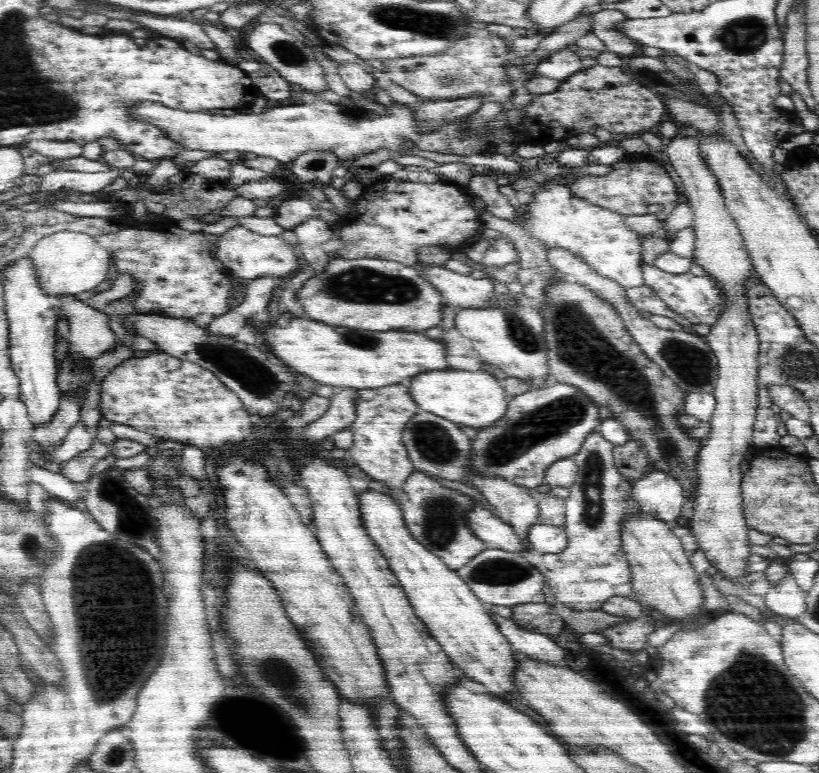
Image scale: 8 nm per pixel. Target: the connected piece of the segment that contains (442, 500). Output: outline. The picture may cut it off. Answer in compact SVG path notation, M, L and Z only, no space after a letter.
M415 471L396 492L396 501L402 509L405 526L412 537L444 561L449 569L460 570L474 556L487 549L486 543L472 533L467 522L468 510L476 506L470 496L458 490L450 490L426 477L424 472Z

